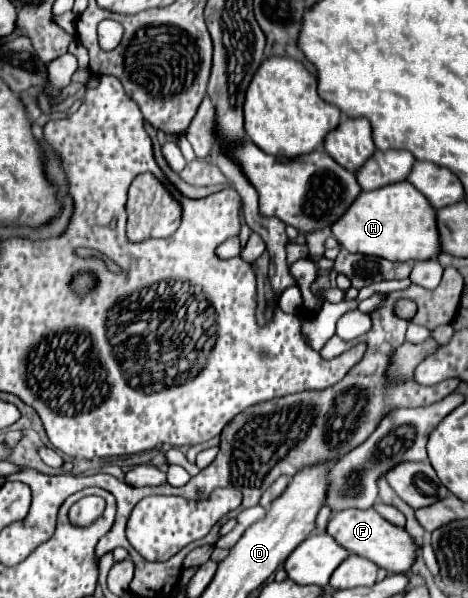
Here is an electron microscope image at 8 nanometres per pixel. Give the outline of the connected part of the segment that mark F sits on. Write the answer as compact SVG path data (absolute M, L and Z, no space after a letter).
M348 509L348 511L334 513L328 521L326 533L332 535L348 551L374 561L376 565L384 567L386 571L398 571L398 573L410 571L412 563L416 561L418 553L422 551L422 547L410 537L410 533L404 527L398 527L398 525L386 521L374 509Z

